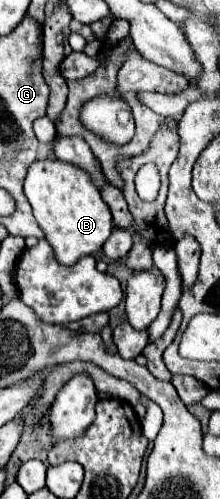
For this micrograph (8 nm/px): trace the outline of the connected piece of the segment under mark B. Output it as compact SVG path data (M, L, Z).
M59 159L35 161L25 177L25 195L33 207L33 215L53 247L55 259L61 265L73 265L85 255L95 255L113 231L111 209L103 203L101 193L91 183L89 175Z

